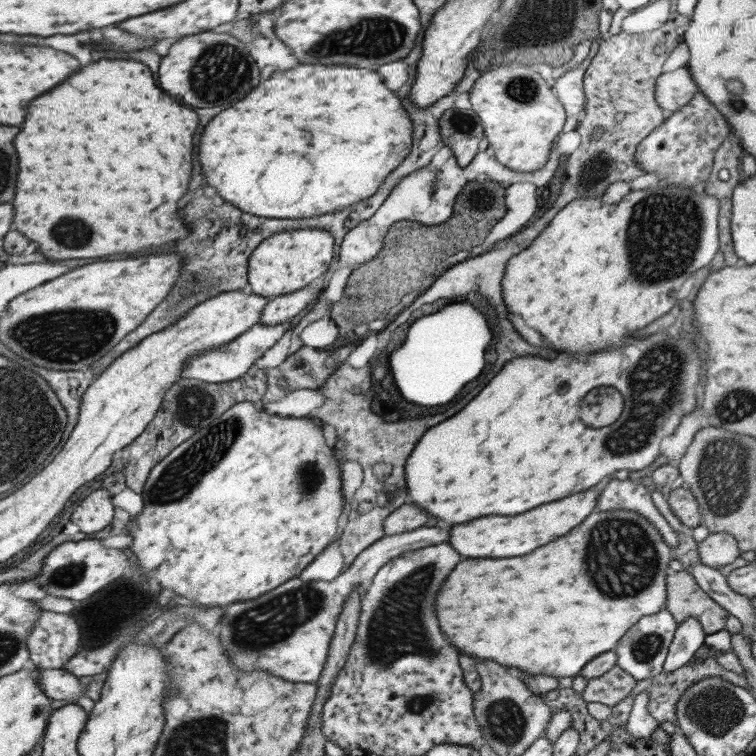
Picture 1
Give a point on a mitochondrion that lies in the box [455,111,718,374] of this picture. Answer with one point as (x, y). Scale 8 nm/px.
(663, 234)

